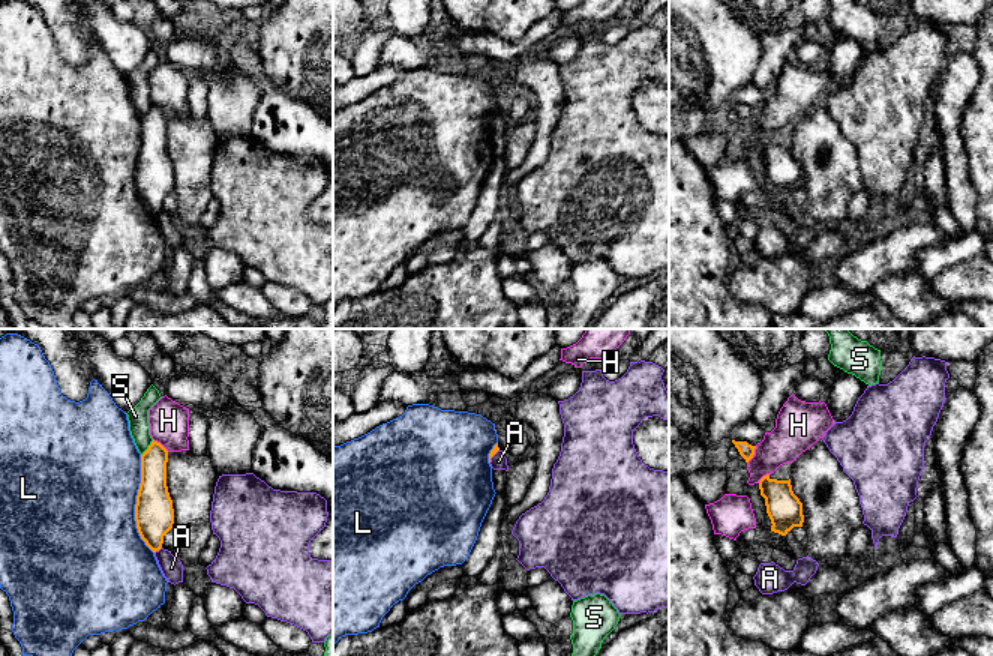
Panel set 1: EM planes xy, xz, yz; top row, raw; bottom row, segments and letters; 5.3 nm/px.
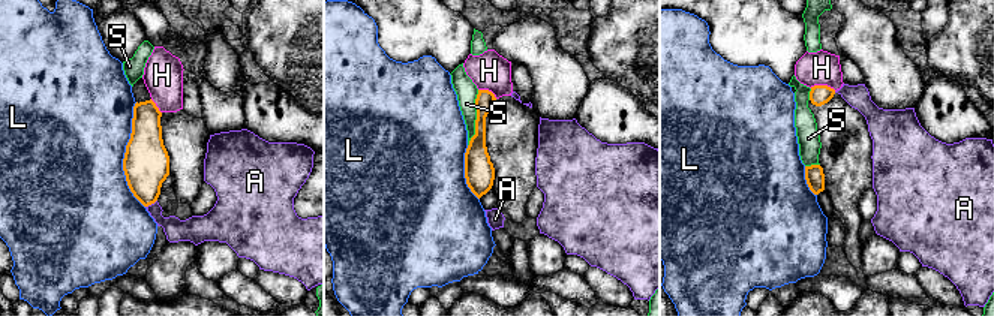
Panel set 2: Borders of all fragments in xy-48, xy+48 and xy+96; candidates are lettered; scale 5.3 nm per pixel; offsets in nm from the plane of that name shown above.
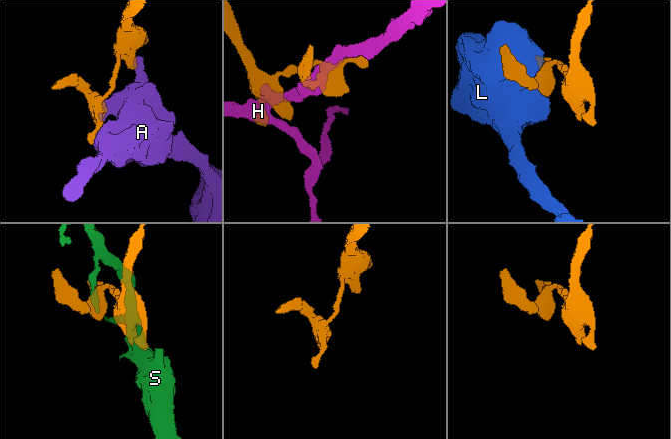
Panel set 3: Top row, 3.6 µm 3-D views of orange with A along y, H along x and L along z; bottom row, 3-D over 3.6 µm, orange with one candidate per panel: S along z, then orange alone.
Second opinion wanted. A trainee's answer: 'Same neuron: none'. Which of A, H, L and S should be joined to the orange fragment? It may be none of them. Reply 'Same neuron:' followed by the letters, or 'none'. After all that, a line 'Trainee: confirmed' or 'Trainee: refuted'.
Same neuron: none
Trainee: confirmed

